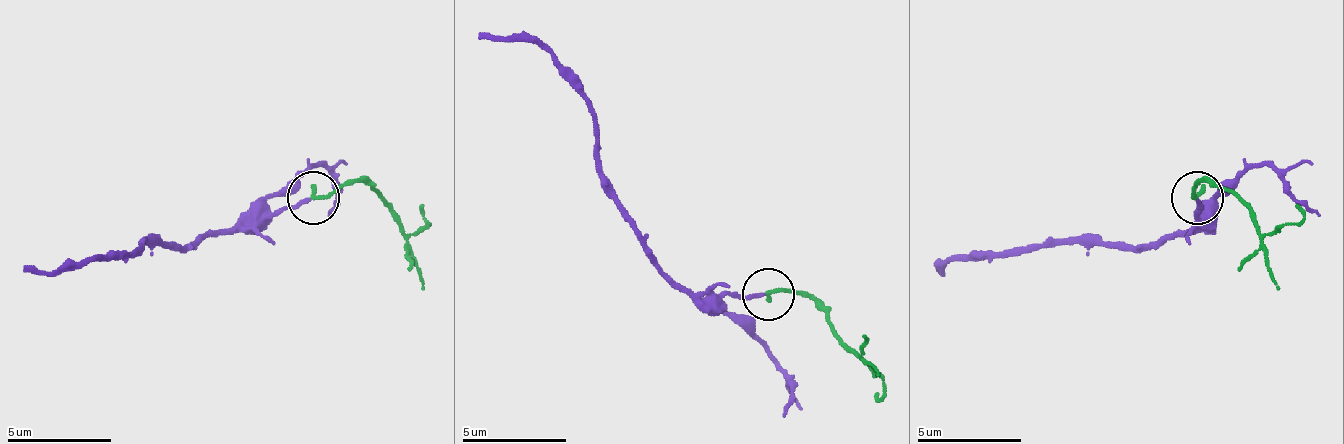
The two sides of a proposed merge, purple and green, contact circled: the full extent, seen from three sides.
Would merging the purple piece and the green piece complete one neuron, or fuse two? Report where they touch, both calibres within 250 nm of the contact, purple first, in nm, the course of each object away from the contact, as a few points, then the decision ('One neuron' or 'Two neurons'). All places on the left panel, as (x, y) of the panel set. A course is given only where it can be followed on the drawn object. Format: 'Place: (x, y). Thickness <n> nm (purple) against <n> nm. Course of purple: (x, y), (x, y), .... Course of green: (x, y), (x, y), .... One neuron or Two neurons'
Place: (313, 197). Thickness 190 nm (purple) against 240 nm. Course of purple: (312, 196), (270, 217), (239, 217), (192, 243), (145, 243), (129, 254), (93, 254), (77, 264), (25, 264). Course of green: (312, 196), (364, 180), (406, 233), (427, 222), (421, 207). One neuron

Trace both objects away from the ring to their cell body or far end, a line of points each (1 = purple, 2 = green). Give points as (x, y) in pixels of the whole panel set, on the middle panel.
1: (767, 293), (694, 298), (647, 246), (600, 167), (600, 131), (584, 89), (548, 53), (532, 42), (480, 32)
2: (767, 293), (803, 293), (882, 381), (882, 397), (876, 392)

